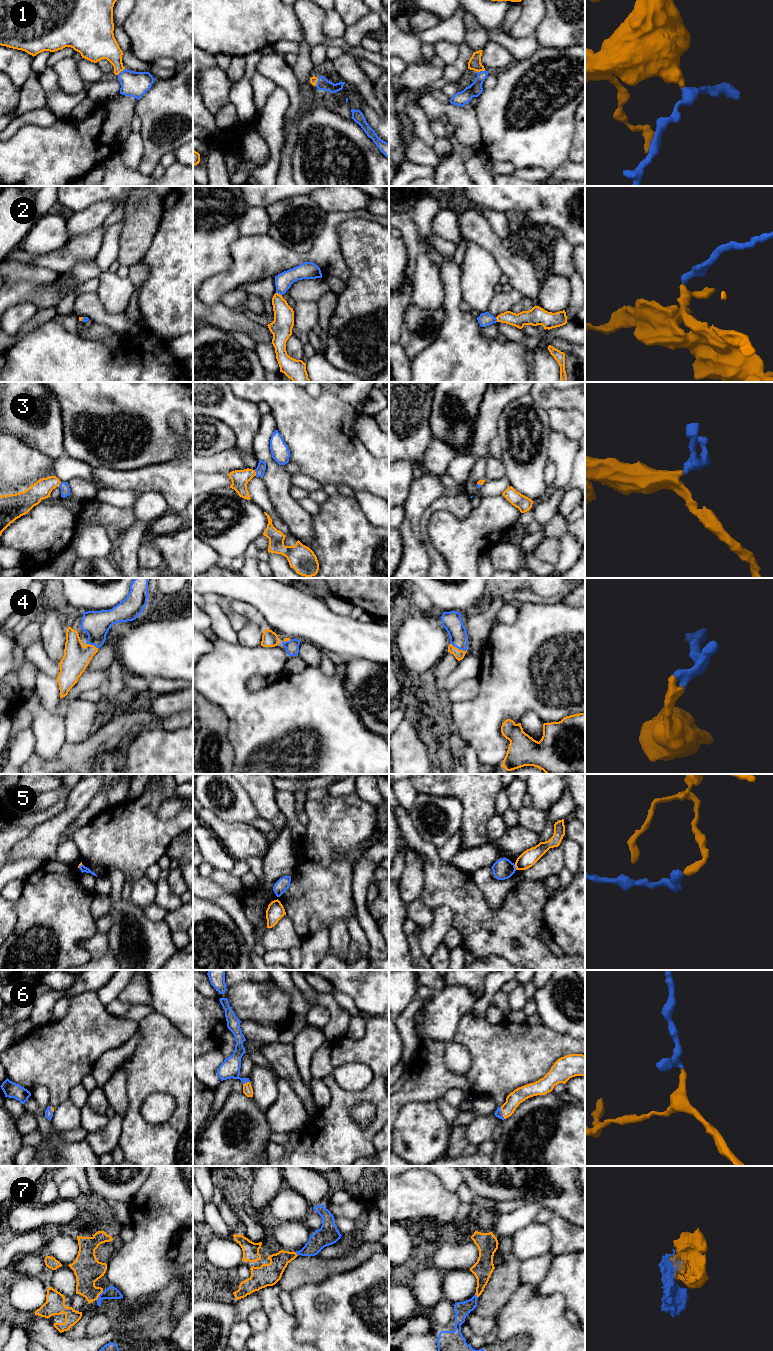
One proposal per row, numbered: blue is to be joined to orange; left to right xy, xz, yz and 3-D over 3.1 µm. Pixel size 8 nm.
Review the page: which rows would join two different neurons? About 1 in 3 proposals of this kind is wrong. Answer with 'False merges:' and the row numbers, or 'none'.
False merges: 2, 5

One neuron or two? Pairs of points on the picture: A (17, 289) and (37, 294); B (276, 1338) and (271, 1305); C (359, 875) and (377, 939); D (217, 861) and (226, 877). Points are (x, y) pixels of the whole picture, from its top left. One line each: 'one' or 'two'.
A: one
B: one
C: one
D: two

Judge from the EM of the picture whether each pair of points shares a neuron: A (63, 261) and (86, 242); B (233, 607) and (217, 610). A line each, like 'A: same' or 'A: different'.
A: same
B: different

